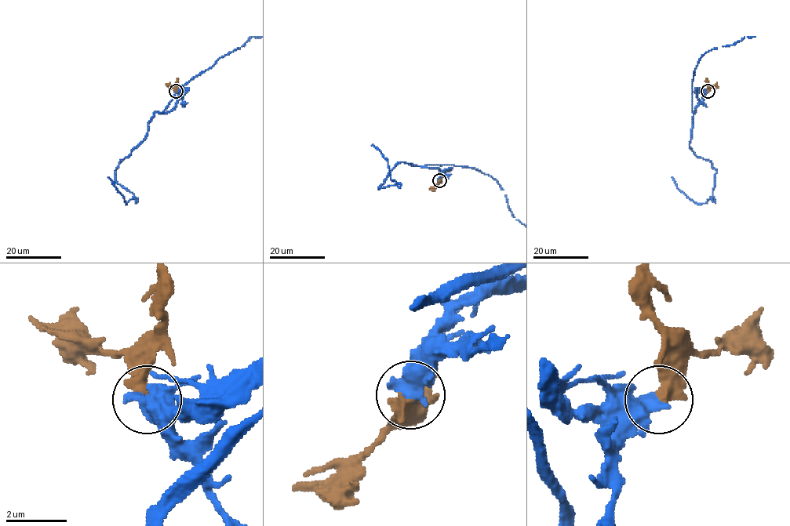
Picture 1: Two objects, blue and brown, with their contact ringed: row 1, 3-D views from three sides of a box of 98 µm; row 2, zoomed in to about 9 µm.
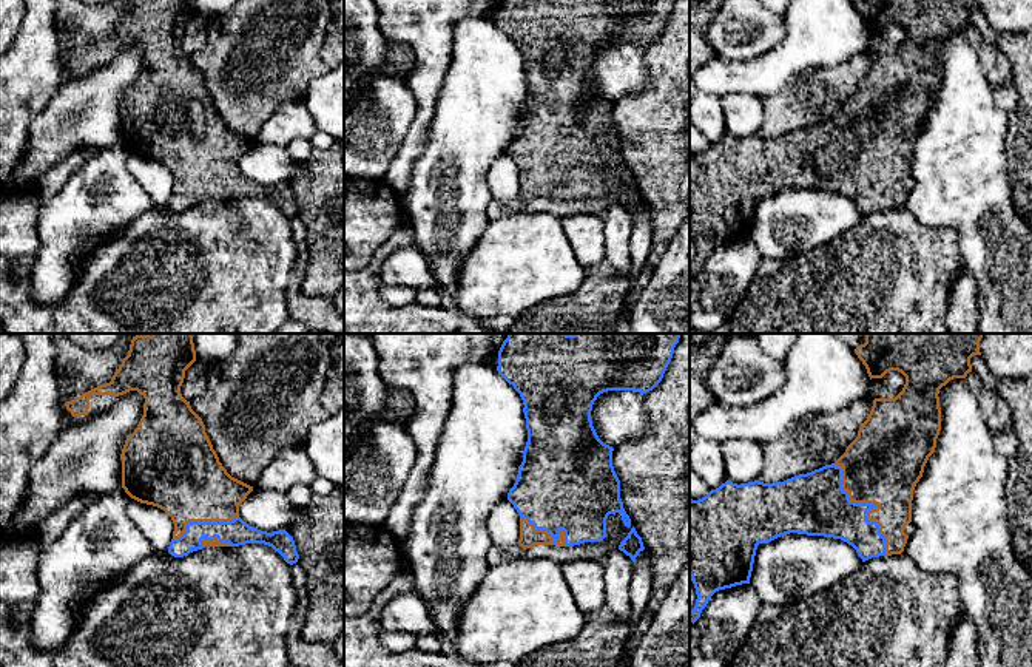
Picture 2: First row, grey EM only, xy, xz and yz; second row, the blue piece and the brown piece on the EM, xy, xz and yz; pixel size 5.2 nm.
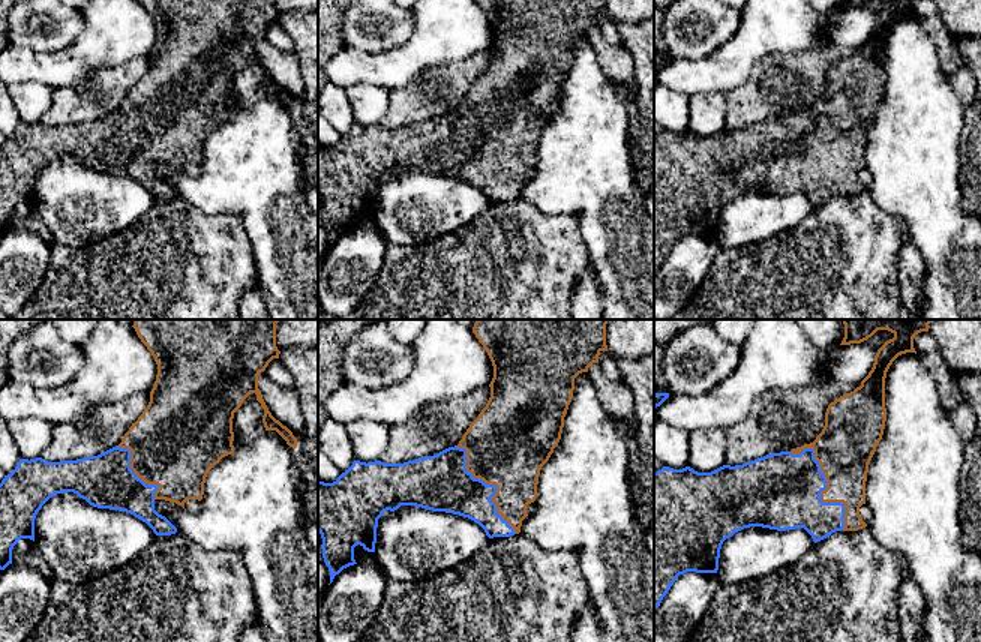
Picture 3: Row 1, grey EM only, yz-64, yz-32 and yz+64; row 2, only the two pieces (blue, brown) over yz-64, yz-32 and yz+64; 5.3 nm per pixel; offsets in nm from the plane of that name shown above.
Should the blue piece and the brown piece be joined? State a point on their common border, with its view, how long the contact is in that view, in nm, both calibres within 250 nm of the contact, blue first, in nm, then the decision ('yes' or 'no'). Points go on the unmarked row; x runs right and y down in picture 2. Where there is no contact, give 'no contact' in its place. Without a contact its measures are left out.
yz (872, 158) | 550 nm | 280/400 nm | yes

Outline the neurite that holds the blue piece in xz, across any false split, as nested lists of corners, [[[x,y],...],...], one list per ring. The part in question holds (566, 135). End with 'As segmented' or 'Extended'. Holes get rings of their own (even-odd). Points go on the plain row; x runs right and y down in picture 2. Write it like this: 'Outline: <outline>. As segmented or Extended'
Outline: [[[501,0],[498,28],[514,40],[523,54],[528,96],[518,130],[508,147],[508,154],[520,170],[521,202],[535,199],[574,201],[600,196],[606,191],[606,173],[620,167],[625,181],[631,173],[620,153],[620,134],[612,120],[614,102],[603,97],[591,74],[592,59],[608,45],[634,45],[646,48],[663,32],[676,0]]]. Extended

